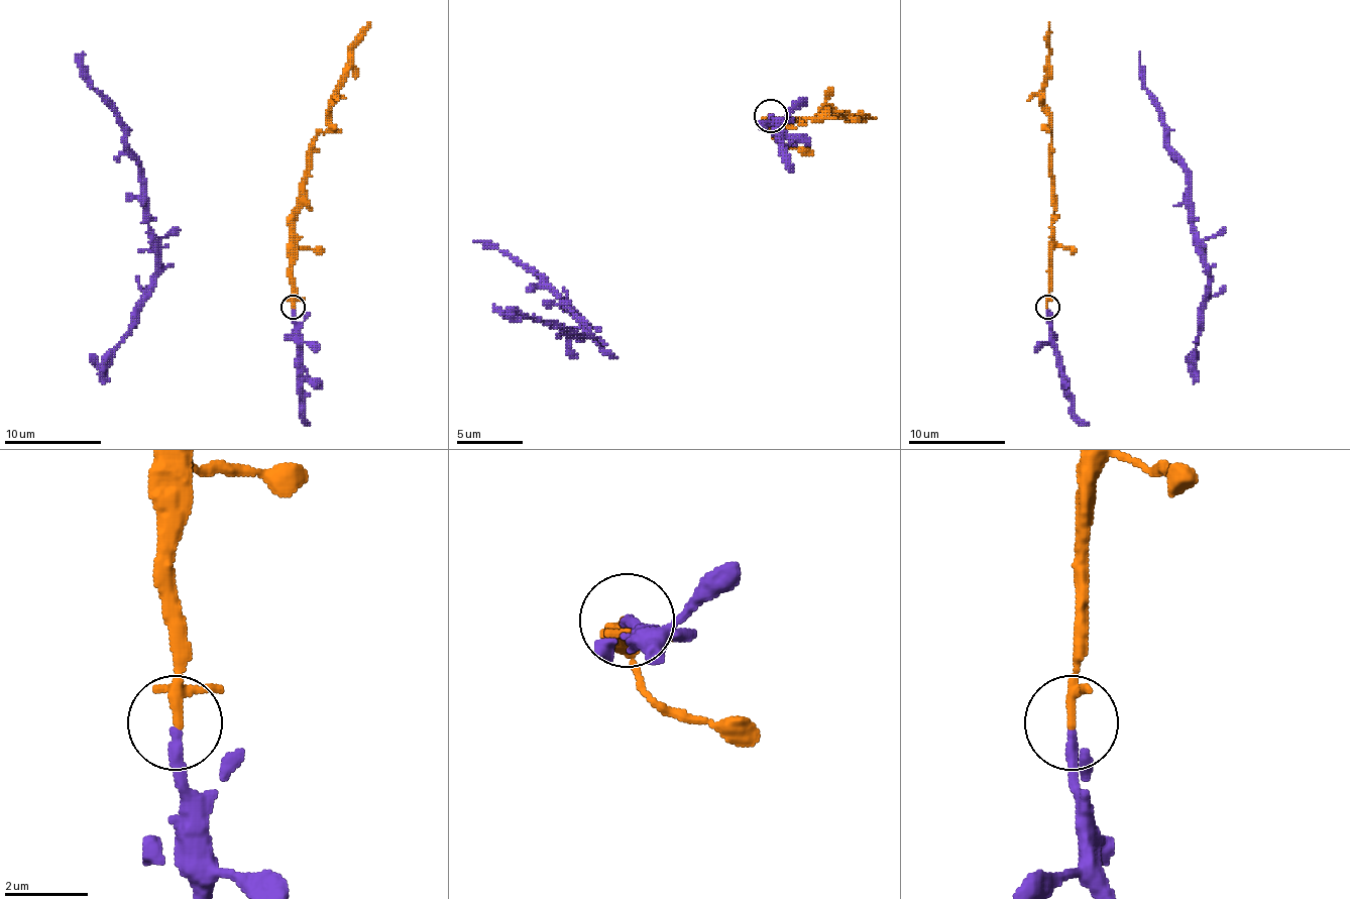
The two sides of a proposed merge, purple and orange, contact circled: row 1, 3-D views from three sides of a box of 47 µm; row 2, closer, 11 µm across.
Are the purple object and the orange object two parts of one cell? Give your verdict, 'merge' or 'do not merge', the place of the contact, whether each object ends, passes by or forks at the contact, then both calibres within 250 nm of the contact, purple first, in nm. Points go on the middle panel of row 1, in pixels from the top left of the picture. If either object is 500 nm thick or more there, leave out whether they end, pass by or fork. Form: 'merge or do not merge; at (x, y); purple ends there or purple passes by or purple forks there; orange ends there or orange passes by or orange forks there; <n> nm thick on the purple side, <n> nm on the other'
merge; at (770, 116); purple ends there; orange forks there; 240 nm thick on the purple side, 150 nm on the other

